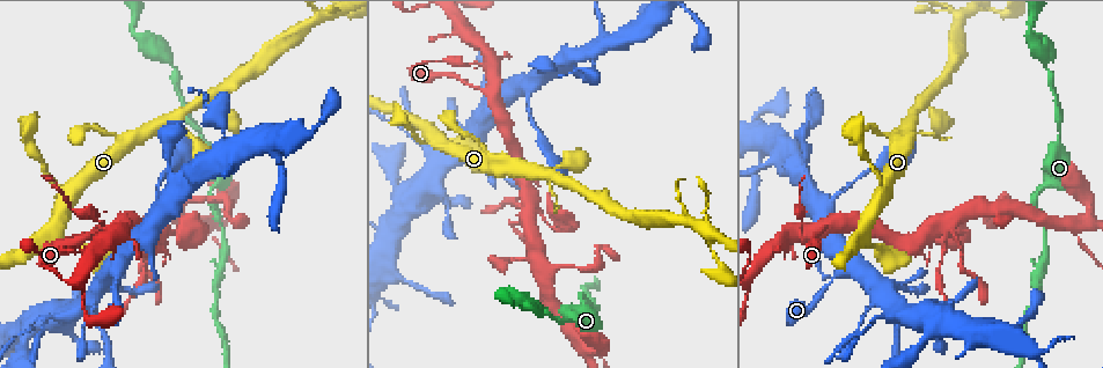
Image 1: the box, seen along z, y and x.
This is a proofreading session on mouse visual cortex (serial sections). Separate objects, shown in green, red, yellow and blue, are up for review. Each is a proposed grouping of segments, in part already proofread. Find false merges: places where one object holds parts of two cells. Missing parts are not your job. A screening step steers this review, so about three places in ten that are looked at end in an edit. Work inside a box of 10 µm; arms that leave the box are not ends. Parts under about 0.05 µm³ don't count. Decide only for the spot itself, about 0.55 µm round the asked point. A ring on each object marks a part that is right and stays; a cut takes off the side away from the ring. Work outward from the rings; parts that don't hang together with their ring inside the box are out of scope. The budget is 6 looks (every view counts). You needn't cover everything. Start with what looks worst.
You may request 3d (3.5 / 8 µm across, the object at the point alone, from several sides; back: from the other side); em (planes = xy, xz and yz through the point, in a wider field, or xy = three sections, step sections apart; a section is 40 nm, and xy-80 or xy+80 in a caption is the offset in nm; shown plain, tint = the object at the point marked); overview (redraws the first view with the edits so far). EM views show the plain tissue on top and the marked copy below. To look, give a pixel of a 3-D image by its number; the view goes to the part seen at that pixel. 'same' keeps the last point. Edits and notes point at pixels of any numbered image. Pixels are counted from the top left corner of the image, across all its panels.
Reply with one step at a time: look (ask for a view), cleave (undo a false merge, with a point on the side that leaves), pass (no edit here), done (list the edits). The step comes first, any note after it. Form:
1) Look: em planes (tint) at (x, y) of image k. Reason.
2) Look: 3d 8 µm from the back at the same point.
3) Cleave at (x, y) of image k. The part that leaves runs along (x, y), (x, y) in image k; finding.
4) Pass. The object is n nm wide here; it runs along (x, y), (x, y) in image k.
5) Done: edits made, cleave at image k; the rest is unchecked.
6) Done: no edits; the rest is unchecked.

Look: 3d 3.5 µm from the back at (98, 131) of image 1. Narrows sharply.

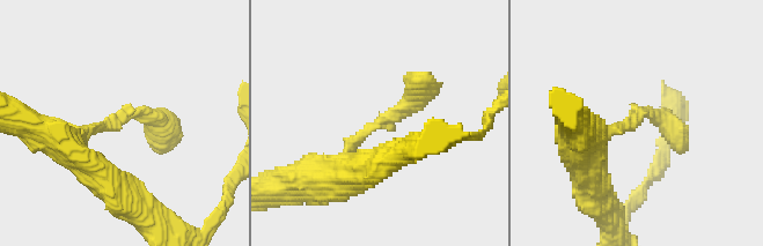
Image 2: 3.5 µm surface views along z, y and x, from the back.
Look: em xy step 3 (tint) at (120, 118) of image 2.

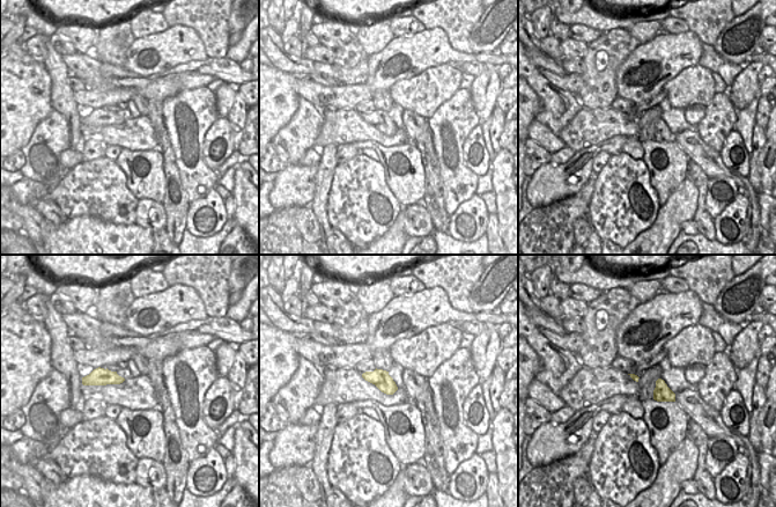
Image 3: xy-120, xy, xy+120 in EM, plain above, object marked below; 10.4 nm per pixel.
Pass. The object is 190 nm wide here; it runs along (331, 177), (360, 135), (424, 82) in image 2; all the same cell.

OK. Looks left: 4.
Look: 3d 8 µm at (1033, 201) of image 1. Sharp bend.

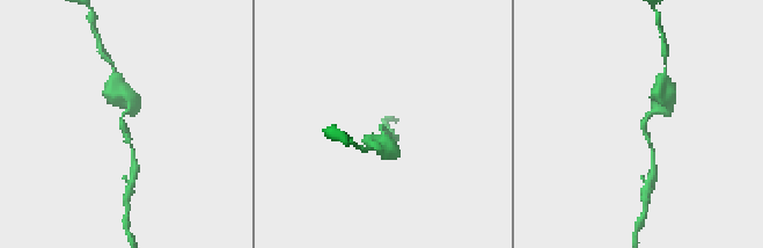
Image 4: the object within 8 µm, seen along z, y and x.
Look: 3d 3.5 µm at the same point.

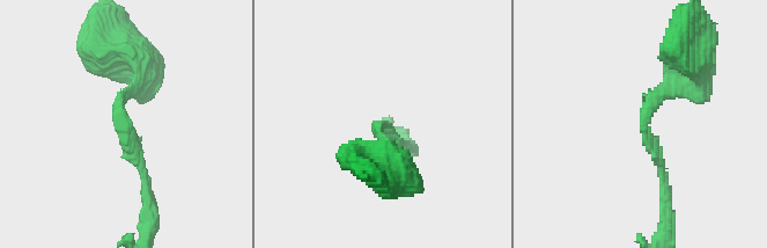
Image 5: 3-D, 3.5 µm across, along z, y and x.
Pass. It runs along (694, 65), (643, 122), (664, 186) in image 5; one cell here.

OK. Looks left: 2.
Look: 3d 3.5 µm at (857, 178) of image 1. A narrow waist.

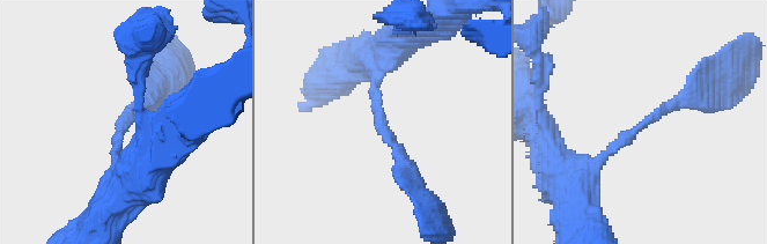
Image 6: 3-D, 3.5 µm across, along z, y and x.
Look: em xy step 1 (tint) at (123, 127) of image 6. The arms are 150, 200 nm wide; need the tissue.

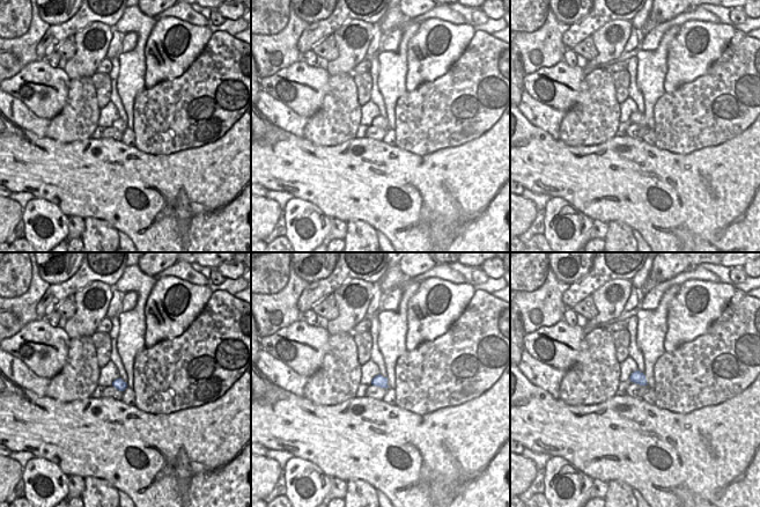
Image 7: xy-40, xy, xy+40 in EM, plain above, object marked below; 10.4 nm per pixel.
Pass. It runs along (583, 176), (657, 112), (697, 95) in image 6; continuous, no second cell.

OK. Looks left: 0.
Done: no edits; the rest is unchecked.

